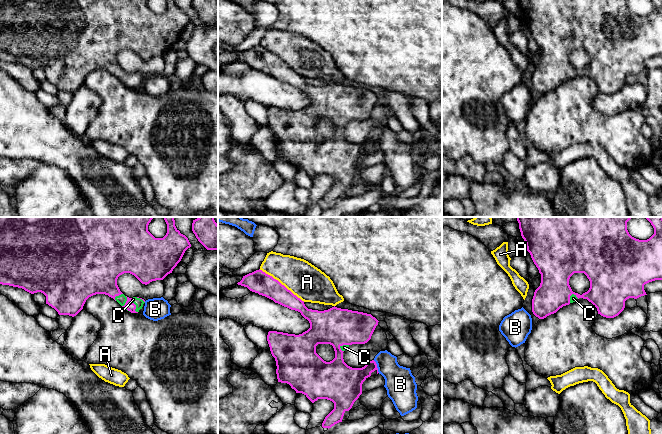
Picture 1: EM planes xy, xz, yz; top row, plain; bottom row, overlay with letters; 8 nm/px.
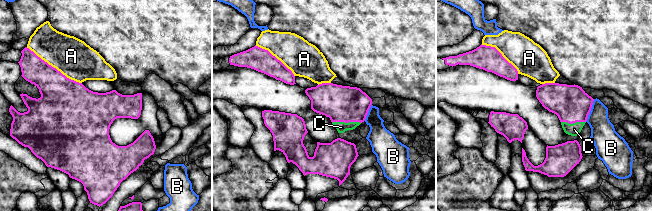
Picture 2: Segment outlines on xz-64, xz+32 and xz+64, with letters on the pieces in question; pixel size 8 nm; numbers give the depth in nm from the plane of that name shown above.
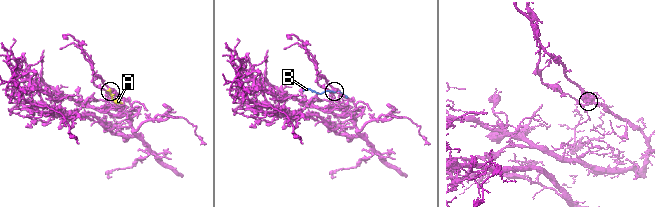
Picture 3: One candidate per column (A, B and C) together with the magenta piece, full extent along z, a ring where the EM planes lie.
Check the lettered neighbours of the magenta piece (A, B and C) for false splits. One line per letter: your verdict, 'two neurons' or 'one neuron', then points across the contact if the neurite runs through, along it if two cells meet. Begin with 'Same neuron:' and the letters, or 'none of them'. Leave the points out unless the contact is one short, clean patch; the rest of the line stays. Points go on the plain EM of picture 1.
Same neuron: C
A: two neurons
B: two neurons
C: one neuron; way xy (130, 82), (135, 81), (138, 78)

